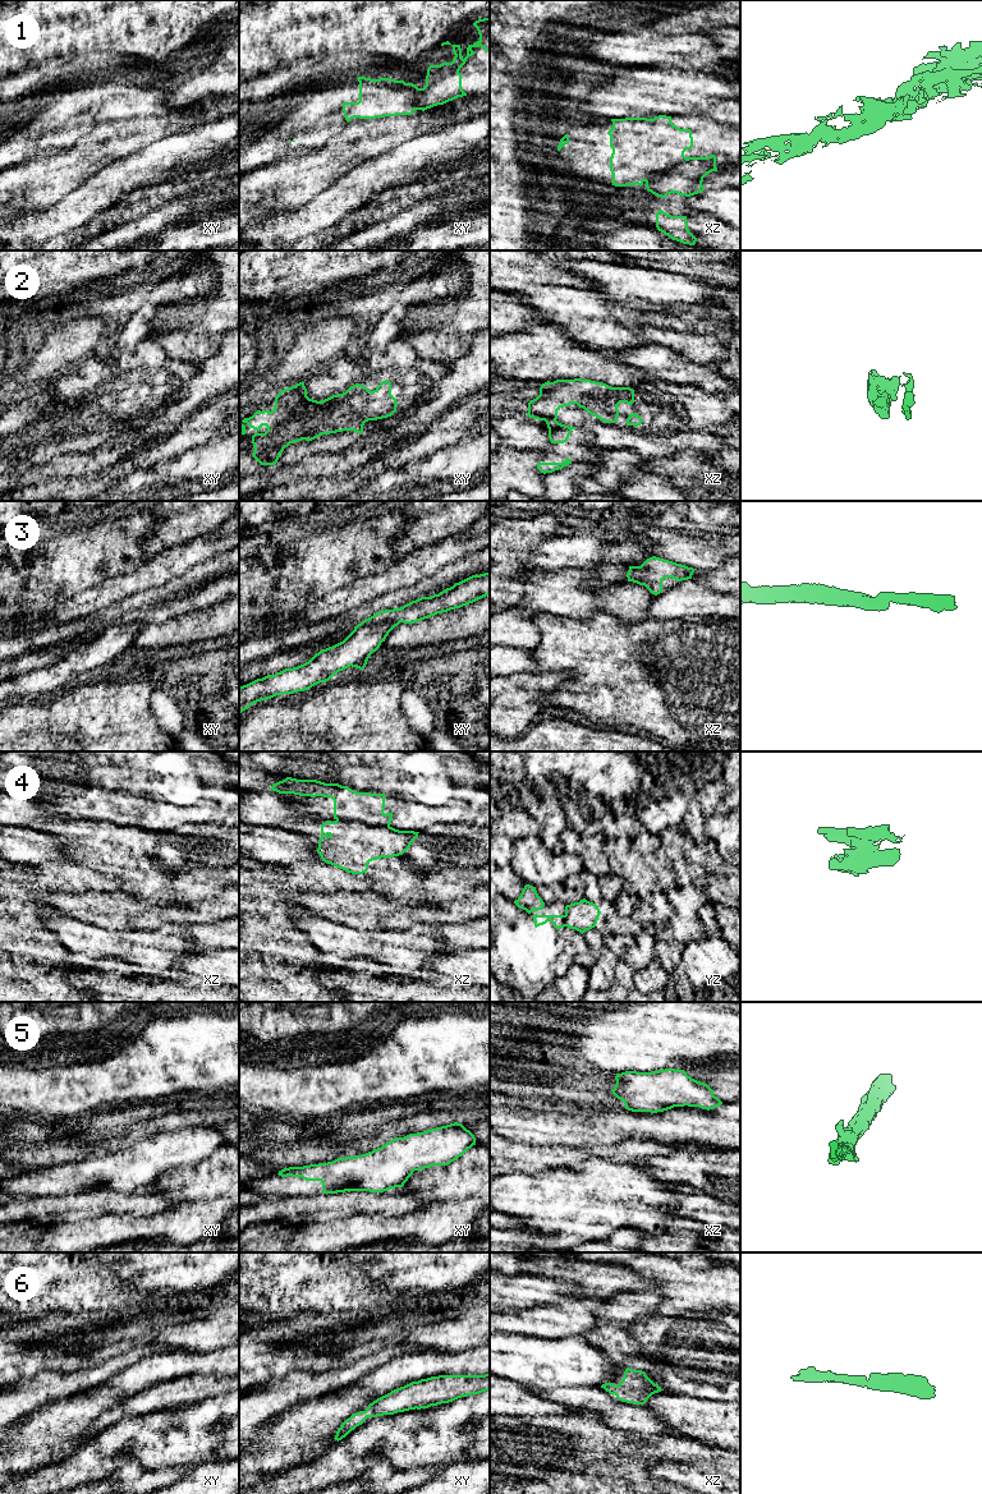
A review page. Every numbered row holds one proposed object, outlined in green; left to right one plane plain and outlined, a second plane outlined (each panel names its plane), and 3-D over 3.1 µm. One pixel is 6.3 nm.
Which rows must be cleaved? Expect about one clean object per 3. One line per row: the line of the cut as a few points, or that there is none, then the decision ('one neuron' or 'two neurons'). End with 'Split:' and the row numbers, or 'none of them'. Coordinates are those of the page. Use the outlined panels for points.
1: xz (715, 159), (682, 160), (650, 174), (638, 184) | two neurons
2: xy (296, 385), (297, 390), (306, 395) | two neurons
3: no cut | one neuron
4: xz (336, 819), (389, 826) | two neurons
5: no cut | one neuron
6: no cut | one neuron
Split: 1, 2, 4

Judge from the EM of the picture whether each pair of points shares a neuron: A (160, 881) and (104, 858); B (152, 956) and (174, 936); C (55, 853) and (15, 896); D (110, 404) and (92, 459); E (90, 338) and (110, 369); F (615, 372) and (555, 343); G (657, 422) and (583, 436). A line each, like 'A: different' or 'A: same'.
A: same
B: same
C: different
D: different
E: different
F: same
G: different

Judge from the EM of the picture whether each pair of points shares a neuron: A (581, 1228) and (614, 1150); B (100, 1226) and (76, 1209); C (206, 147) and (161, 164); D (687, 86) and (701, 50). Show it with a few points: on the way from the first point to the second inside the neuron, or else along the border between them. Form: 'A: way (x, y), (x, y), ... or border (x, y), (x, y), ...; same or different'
A: border (627, 1159), (588, 1155), (582, 1161); different
B: border (100, 1214), (79, 1221), (60, 1222); different
C: way (194, 159), (173, 161); same
D: border (650, 64), (671, 64), (679, 68); different

